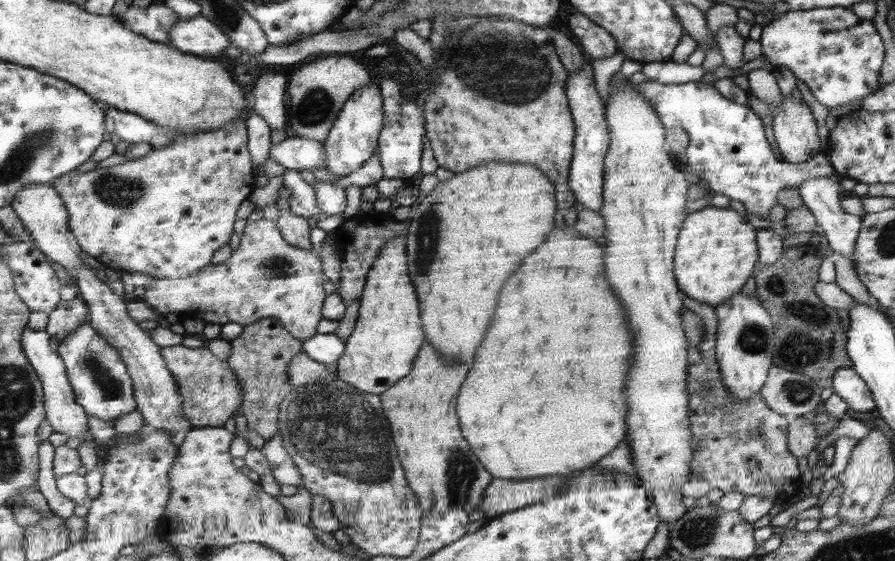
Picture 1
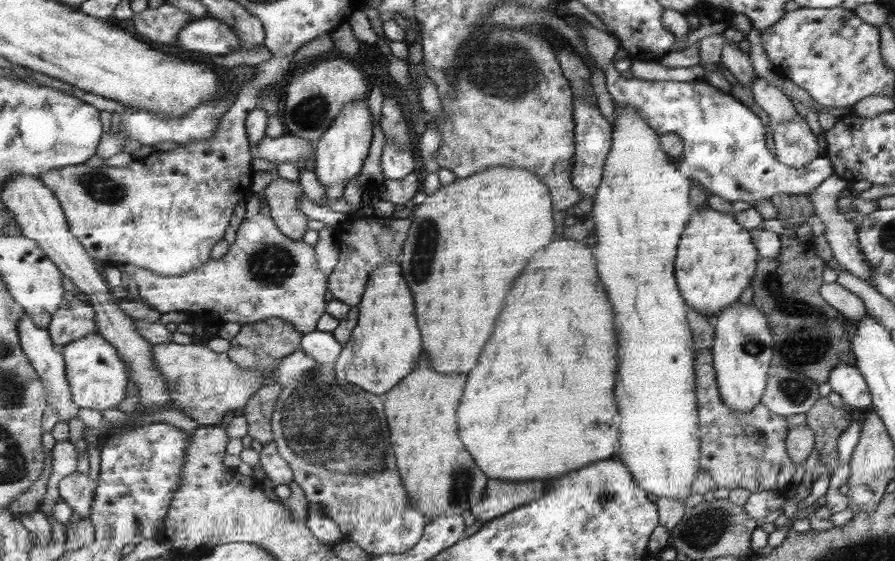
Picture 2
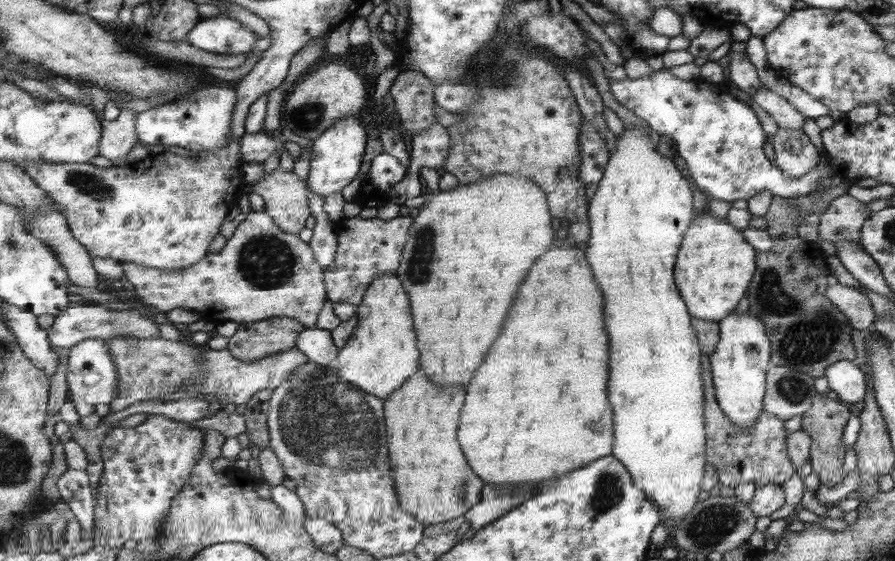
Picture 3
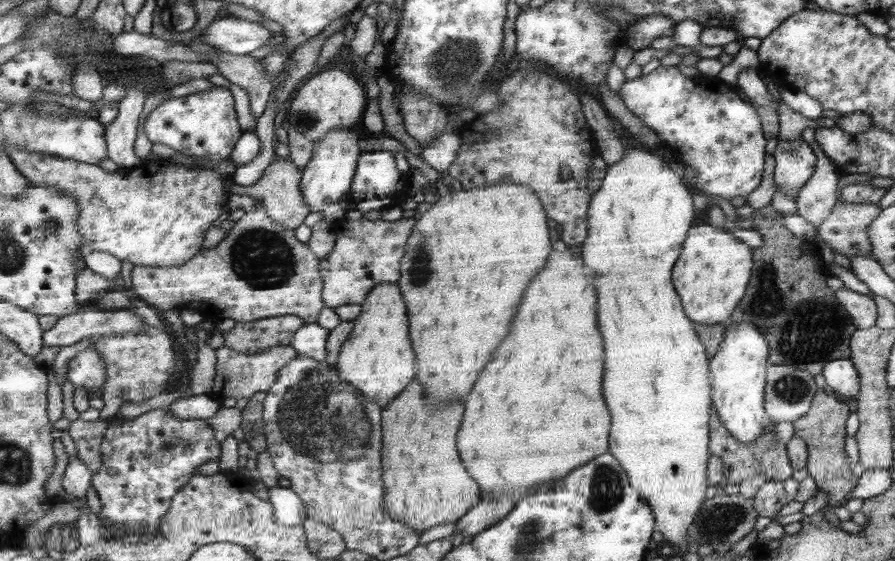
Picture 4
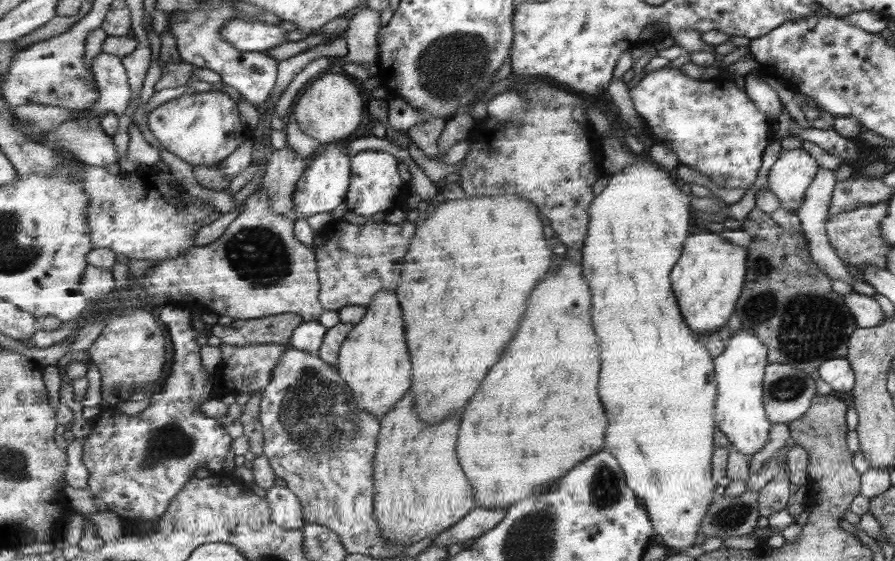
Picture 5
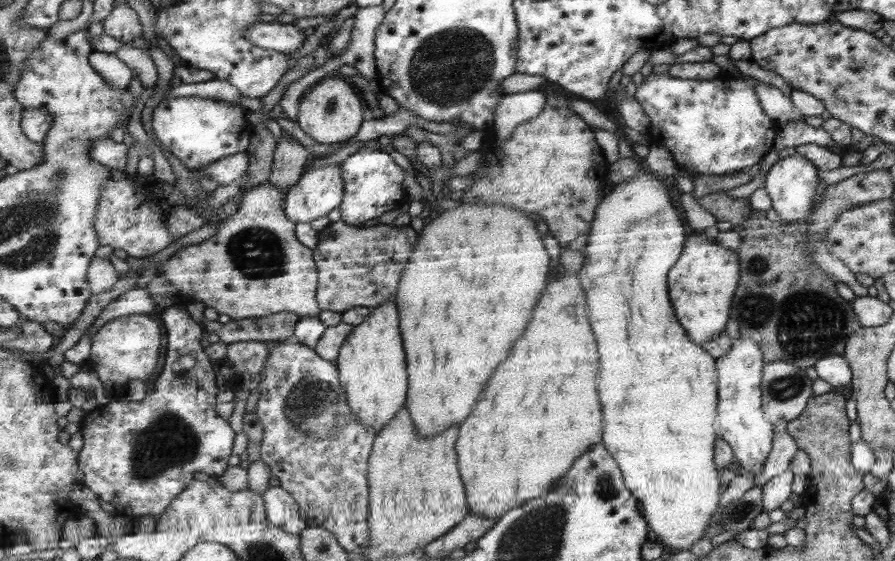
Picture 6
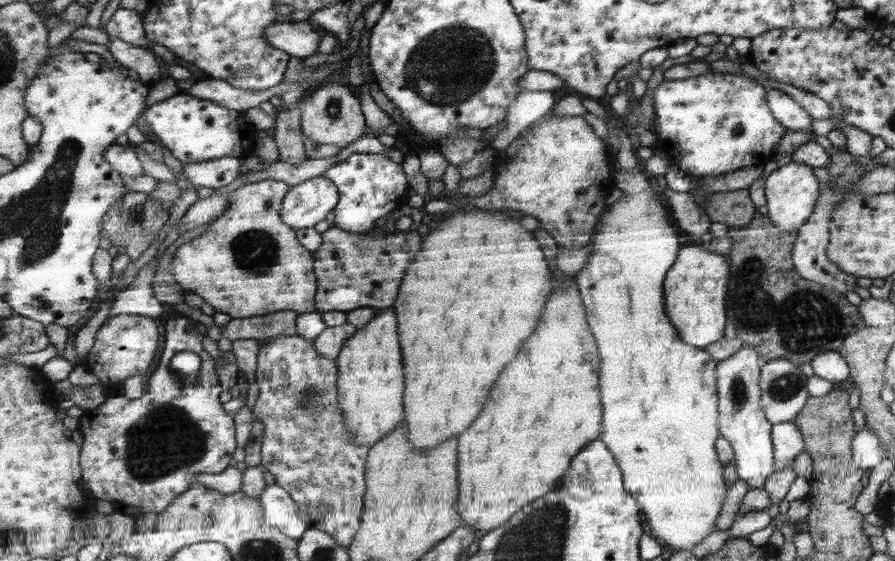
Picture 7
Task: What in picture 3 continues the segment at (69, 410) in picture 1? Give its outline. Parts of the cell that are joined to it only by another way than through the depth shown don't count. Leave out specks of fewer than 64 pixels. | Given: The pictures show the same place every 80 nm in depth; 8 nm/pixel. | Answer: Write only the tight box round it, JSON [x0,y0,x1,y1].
[3,304,61,378]

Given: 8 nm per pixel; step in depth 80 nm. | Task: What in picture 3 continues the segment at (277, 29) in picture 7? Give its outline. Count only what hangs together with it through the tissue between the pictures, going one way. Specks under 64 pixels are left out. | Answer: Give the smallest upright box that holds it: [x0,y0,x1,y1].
[187,15,260,55]

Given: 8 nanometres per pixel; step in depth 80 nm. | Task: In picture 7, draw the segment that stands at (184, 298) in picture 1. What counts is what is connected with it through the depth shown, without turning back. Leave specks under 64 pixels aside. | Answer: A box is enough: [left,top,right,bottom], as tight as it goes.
[172,179,319,319]

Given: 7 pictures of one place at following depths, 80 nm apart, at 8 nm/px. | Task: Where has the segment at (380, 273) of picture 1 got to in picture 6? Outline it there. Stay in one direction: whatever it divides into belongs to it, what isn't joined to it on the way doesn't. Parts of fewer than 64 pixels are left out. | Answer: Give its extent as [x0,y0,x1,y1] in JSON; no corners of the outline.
[337,301,407,434]

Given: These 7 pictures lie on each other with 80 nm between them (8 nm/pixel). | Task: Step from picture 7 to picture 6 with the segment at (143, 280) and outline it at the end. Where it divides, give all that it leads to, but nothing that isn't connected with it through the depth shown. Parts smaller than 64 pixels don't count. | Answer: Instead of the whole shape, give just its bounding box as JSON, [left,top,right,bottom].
[85,288,155,337]

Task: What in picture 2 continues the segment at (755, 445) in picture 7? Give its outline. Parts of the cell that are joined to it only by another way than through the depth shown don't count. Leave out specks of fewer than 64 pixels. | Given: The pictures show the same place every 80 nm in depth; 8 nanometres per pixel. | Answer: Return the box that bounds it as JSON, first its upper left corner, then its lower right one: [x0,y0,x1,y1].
[710,301,773,415]

